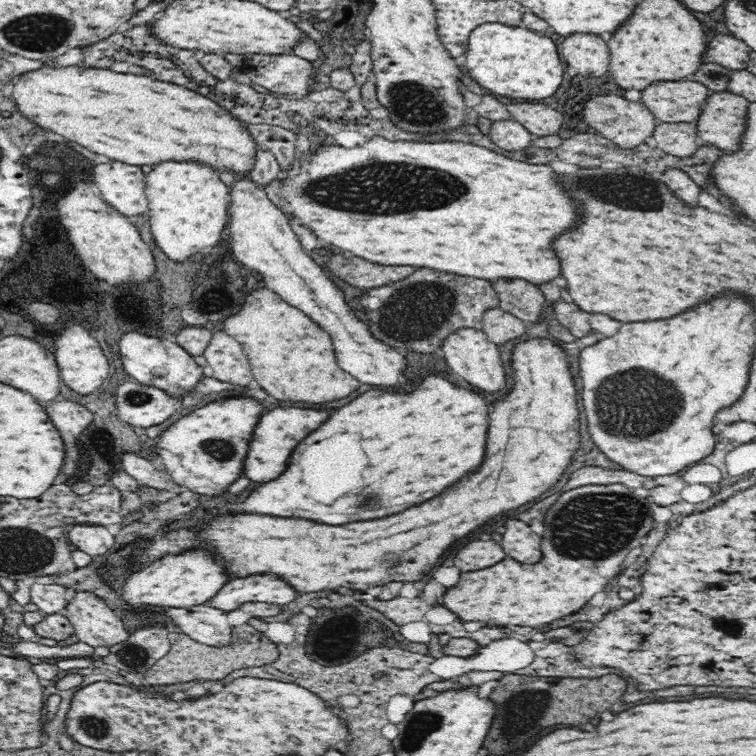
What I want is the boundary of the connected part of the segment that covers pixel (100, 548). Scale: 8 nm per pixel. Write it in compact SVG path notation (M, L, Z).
M72 525L67 532L69 542L73 549L90 554L90 556L100 556L106 554L112 546L118 546L108 528L100 525Z

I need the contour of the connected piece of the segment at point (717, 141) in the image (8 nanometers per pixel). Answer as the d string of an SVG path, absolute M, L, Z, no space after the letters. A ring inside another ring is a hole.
M728 90L712 92L696 120L701 143L714 145L726 153L739 149L749 103Z

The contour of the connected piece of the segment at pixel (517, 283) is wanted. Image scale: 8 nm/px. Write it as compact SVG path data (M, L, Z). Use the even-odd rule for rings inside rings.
M514 278L514 280L494 280L494 290L499 297L499 307L526 323L536 323L542 317L545 297L538 286Z

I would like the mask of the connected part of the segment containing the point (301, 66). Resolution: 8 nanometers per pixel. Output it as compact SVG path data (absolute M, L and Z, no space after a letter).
M293 53L251 54L244 60L243 68L254 83L272 93L307 96L315 77L312 62Z

